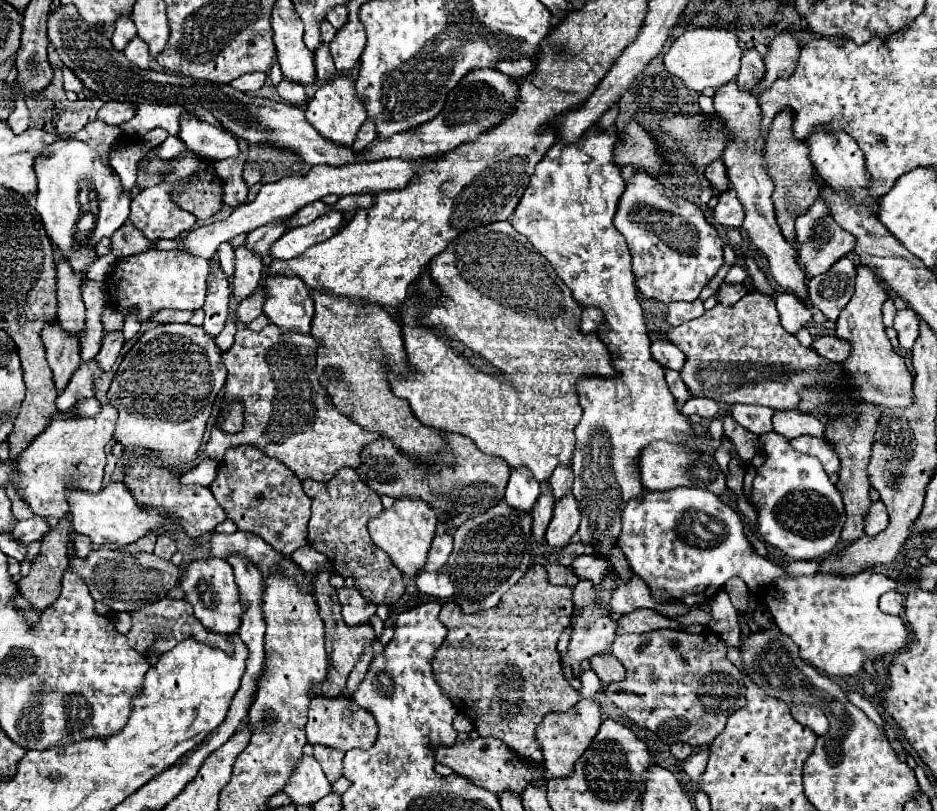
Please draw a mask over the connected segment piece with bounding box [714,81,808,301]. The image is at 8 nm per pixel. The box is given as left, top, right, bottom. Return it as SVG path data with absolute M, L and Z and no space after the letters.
M732 81L732 83L726 83L724 87L716 89L716 93L714 93L714 109L724 119L724 123L728 123L726 127L734 135L728 141L728 147L724 151L724 163L726 163L726 169L728 169L728 179L732 183L732 189L736 191L740 203L744 205L744 211L746 211L742 229L748 233L750 241L766 255L774 281L780 287L784 287L786 291L794 293L798 299L806 301L808 287L806 287L804 271L796 263L798 255L796 255L794 247L784 239L784 235L780 233L778 223L776 223L774 207L772 207L772 199L770 199L770 195L774 191L774 183L768 177L768 173L764 171L764 153L754 151L756 149L756 139L758 139L758 133L760 133L758 131L758 123L760 123L758 99L754 97L752 91L740 89L736 85L736 81Z

